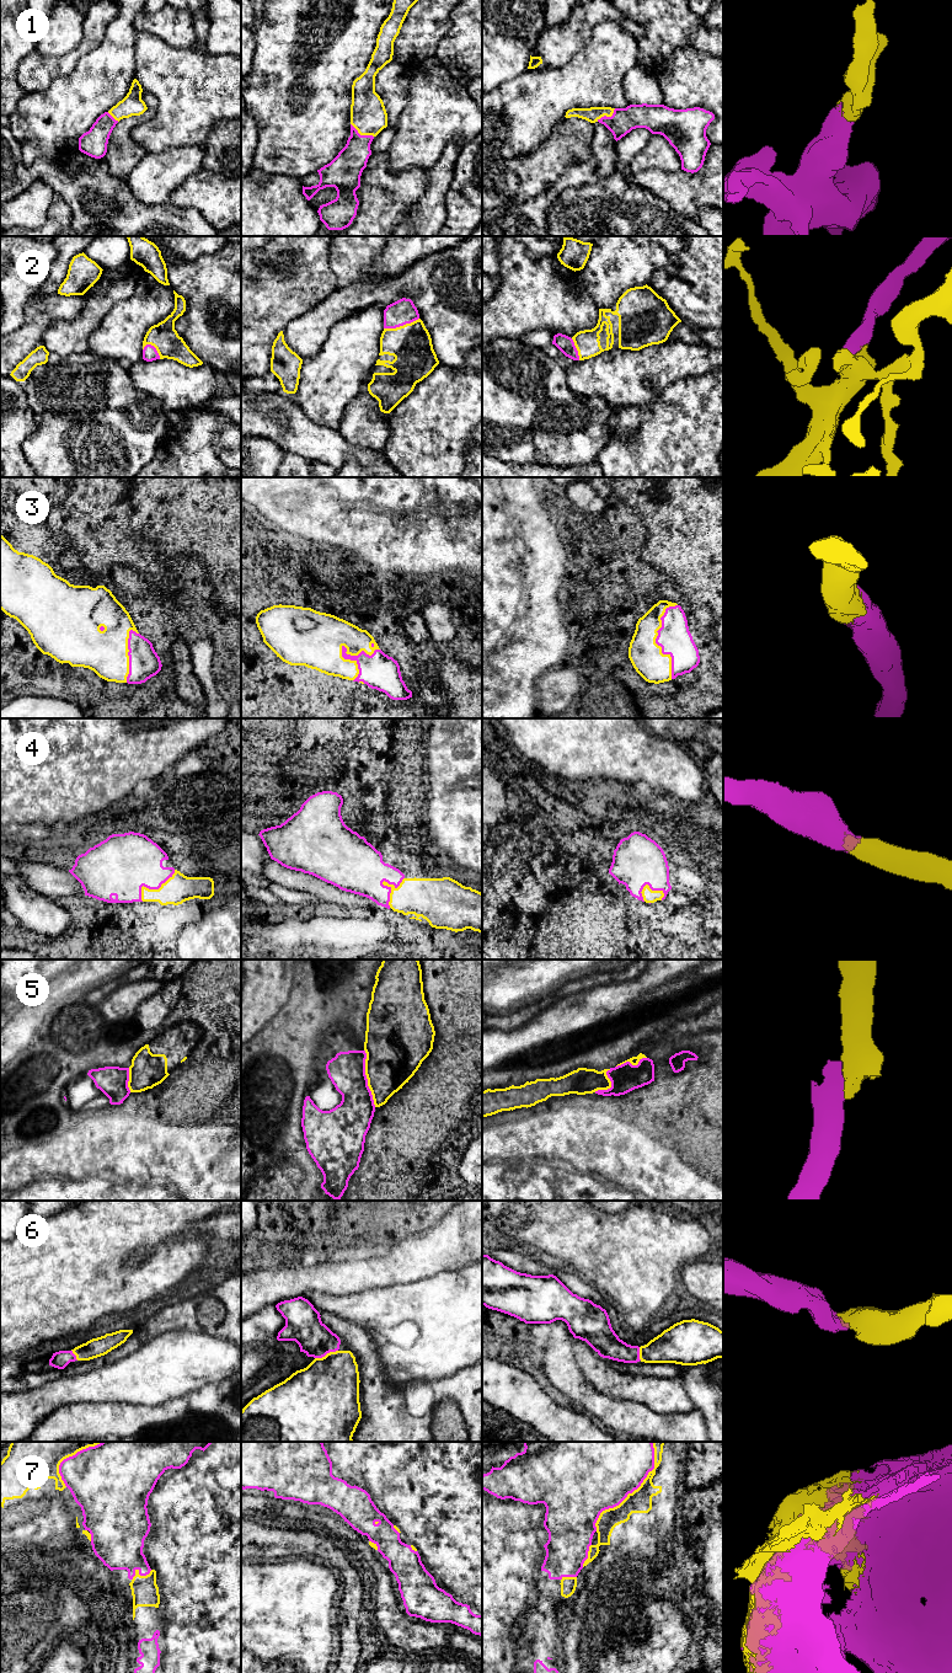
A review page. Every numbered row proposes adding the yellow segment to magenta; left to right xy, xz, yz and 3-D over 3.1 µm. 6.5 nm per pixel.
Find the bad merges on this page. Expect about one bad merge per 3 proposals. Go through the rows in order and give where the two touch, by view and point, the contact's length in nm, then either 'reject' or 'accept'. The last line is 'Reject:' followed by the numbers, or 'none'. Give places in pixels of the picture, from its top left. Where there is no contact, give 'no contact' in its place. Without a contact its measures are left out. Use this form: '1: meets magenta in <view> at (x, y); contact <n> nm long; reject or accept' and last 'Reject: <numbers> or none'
1: meets magenta in xz at (362, 135); contact 180 nm long; accept
2: meets magenta in xz at (401, 325); contact 240 nm long; accept
3: meets magenta in yz at (656, 640); contact 480 nm long; accept
4: meets magenta in xz at (390, 888); contact 220 nm long; accept
5: meets magenta in xz at (365, 1078); contact 380 nm long; reject
6: meets magenta in xz at (326, 1353); contact 160 nm long; accept
7: meets magenta in yz at (632, 1491); contact 700 nm long; reject
Reject: 5, 7

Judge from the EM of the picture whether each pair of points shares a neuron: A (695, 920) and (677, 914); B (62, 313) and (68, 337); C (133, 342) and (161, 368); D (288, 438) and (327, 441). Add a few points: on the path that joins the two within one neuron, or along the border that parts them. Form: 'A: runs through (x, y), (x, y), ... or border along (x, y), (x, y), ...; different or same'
A: runs through (690, 920), (682, 917); same
B: border along (85, 300), (73, 319), (55, 321), (42, 338); different
C: border along (140, 359), (128, 364); different
D: runs through (298, 438), (317, 441); same

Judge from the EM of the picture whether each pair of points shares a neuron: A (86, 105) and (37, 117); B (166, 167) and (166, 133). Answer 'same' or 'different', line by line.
A: same
B: different

